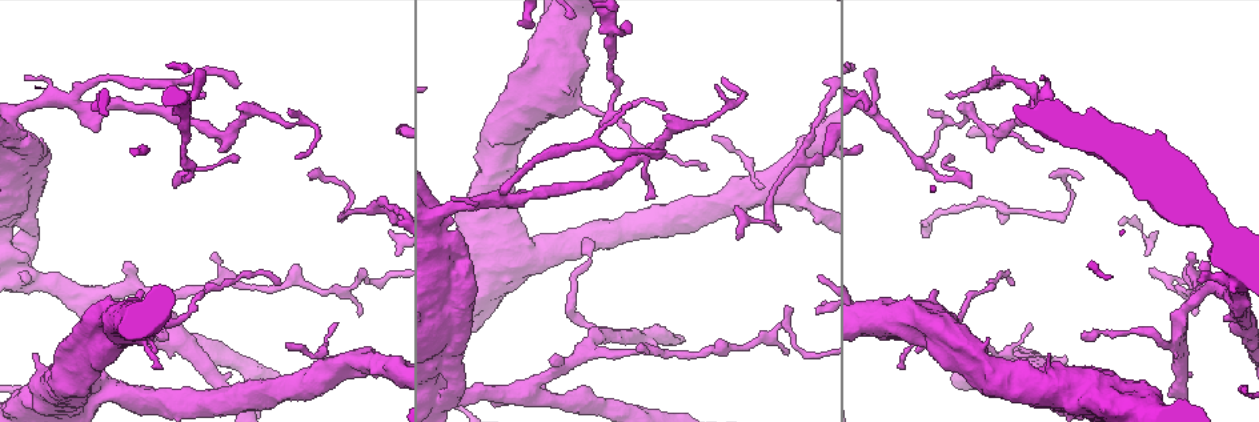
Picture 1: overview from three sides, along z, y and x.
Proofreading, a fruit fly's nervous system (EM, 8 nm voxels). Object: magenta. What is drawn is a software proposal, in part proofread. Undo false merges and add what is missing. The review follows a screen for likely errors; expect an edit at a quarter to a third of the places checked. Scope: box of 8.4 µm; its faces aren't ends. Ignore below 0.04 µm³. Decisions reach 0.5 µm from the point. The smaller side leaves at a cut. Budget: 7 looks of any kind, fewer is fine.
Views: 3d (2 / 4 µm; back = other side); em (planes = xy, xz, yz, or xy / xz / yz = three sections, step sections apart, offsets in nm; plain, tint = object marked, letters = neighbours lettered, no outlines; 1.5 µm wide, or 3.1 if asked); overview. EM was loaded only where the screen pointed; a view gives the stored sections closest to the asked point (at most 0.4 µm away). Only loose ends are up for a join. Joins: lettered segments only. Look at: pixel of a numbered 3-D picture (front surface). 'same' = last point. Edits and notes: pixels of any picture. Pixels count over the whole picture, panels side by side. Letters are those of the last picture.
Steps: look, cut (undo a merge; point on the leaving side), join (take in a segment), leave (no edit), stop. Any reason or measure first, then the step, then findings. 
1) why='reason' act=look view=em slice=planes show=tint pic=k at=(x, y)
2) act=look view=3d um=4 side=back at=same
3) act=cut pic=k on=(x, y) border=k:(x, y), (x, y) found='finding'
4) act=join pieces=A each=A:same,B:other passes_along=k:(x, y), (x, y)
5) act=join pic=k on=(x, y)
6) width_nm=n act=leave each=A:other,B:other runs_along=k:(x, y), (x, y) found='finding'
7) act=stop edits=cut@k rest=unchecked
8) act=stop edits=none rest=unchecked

why='thin end' act=look view=3d um=2 pic=1 at=(785, 306)

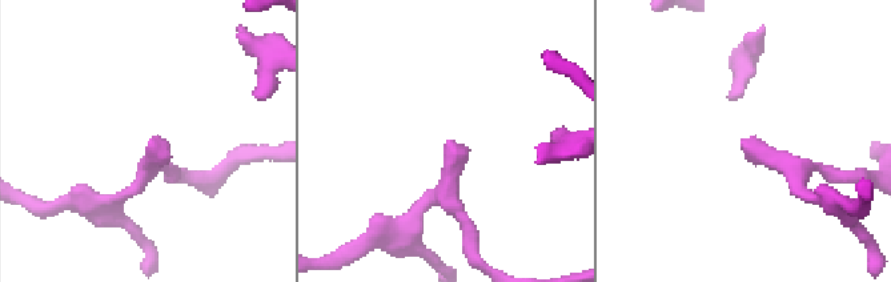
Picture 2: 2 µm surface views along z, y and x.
why='shape alone is not enough' act=look view=em slice=planes show=letters pic=2 at=(148, 143)

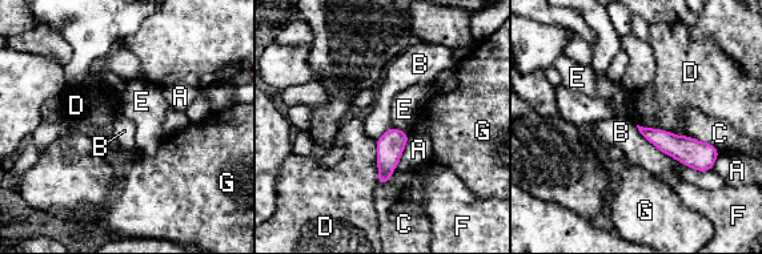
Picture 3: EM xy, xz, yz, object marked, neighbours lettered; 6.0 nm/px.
width_nm=110 act=leave each=A:other,B:other,C:other,D:other,E:other,F:other,G:other runs_along=3:(644, 130), (694, 154), (713, 154) found='no lettered segment goes on from it'

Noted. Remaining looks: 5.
why='tapers out' act=look view=em slice=xy step=8 show=tint pic=1 at=(214, 252)

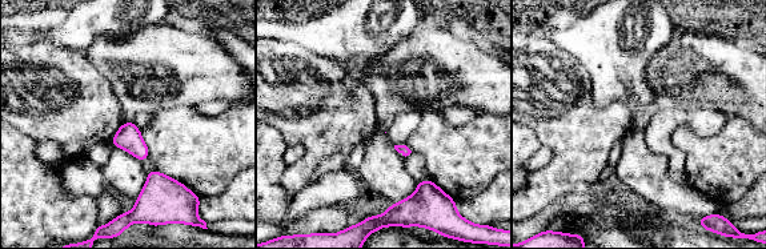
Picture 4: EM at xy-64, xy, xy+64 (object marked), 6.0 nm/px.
act=look view=em slice=planes show=letters at=same

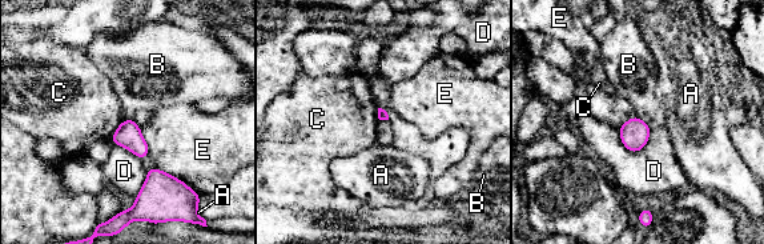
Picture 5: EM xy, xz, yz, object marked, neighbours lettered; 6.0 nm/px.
longest_contact=E:240nm act=leave each=A:other,B:other,C:other,D:other,E:other border=5:(123, 119), (109, 138) found='no lettered segment goes on from it'

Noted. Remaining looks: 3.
why='free end' act=look view=3d um=2 pic=1 at=(717, 84)

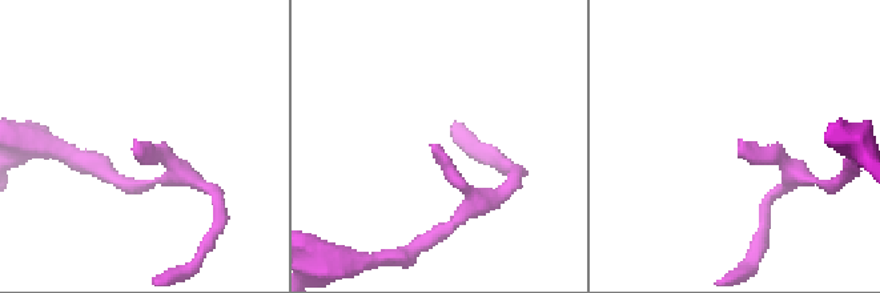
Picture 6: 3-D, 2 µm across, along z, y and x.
why='now the EM' act=look view=em slice=xz step=8 show=letters pic=6 at=(134, 147)

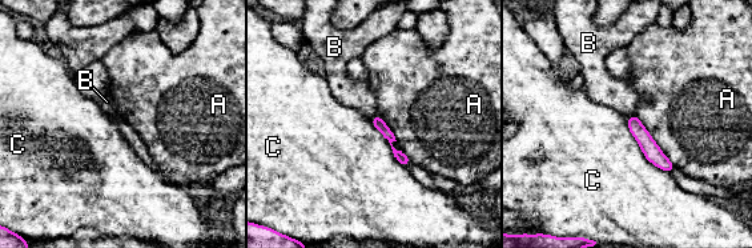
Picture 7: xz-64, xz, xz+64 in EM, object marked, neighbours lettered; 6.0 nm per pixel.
act=look view=em slice=yz step=4 show=letters at=same

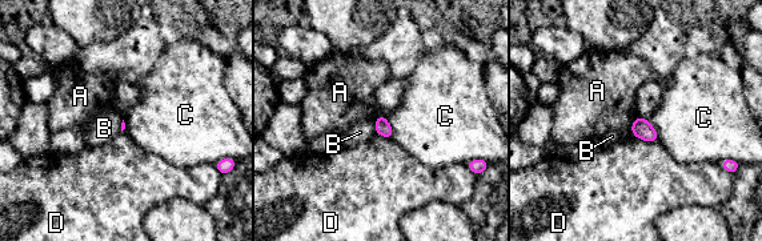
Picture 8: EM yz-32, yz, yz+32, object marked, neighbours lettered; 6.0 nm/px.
act=leave each=A:other,B:other,C:other,D:other border=8:(646, 119), (657, 135), (657, 141) found='no lettered segment goes on from it'

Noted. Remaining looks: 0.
act=stop edits=none rest=unchecked

